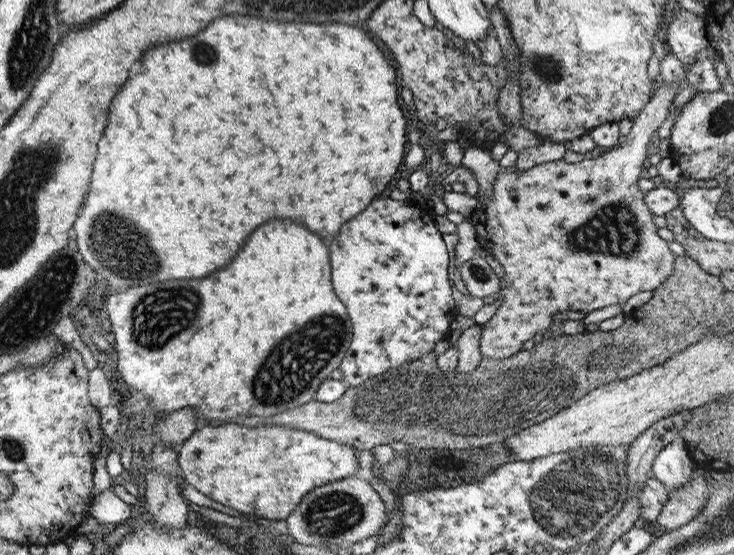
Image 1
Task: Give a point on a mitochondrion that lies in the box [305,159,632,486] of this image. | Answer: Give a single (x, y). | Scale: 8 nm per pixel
(480, 274)

